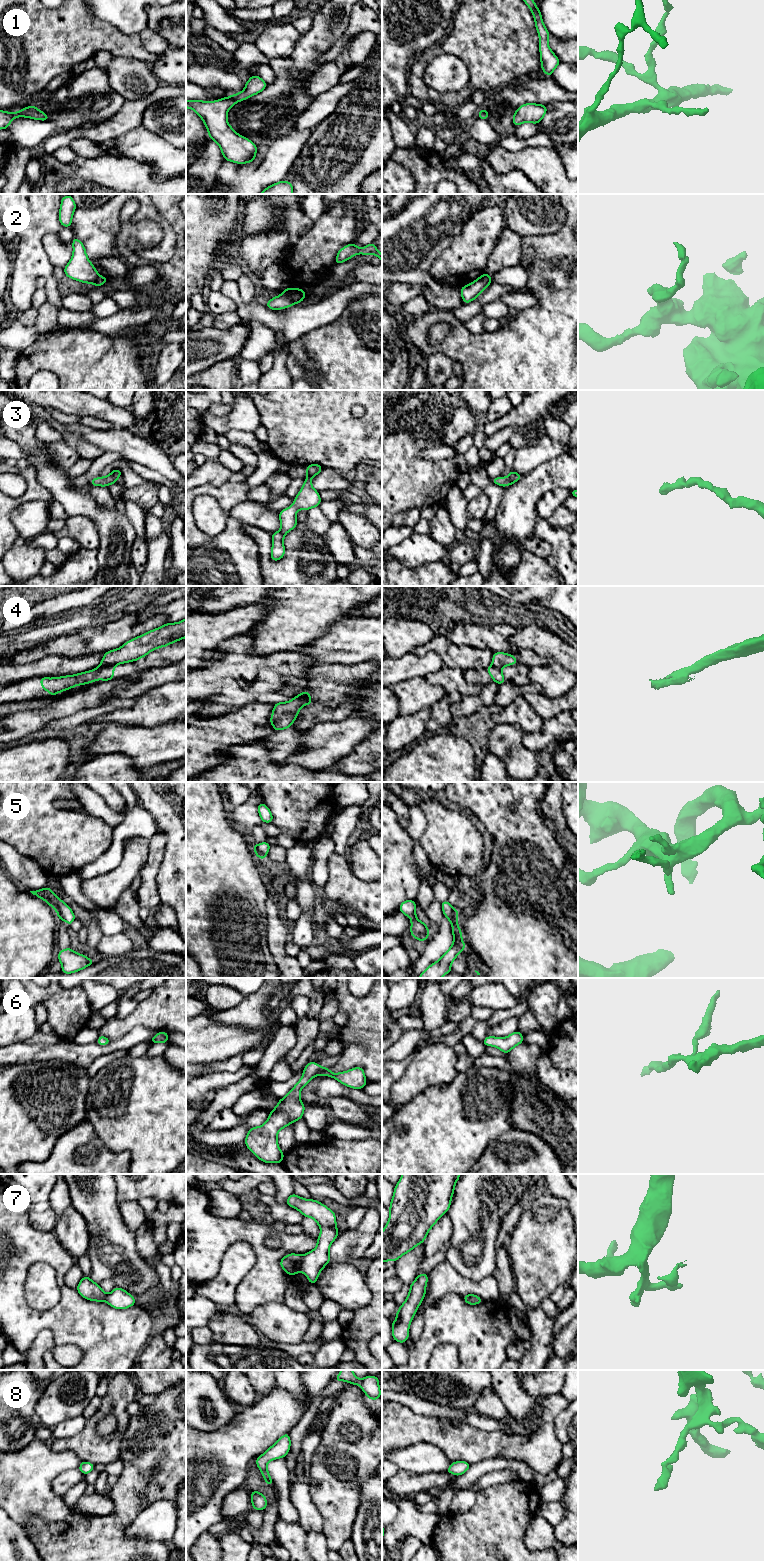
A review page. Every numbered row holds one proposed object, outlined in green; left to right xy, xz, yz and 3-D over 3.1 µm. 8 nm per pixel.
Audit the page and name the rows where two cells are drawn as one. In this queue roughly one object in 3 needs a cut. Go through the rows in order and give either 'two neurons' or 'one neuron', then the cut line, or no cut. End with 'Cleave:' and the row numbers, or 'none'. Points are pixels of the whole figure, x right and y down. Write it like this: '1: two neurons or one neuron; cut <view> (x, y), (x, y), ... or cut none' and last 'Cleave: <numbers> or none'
1: one neuron; cut none
2: two neurons; cut xz (284, 291), (296, 303)
3: one neuron; cut none
4: two neurons; cut xy (115, 664), (99, 667)
5: one neuron; cut none
6: one neuron; cut none
7: two neurons; cut xz (303, 1256), (299, 1270)
8: one neuron; cut none
Cleave: 2, 4, 7

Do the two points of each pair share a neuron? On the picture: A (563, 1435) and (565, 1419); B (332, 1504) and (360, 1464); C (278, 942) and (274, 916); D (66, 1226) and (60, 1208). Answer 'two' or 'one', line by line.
A: one
B: one
C: one
D: two

